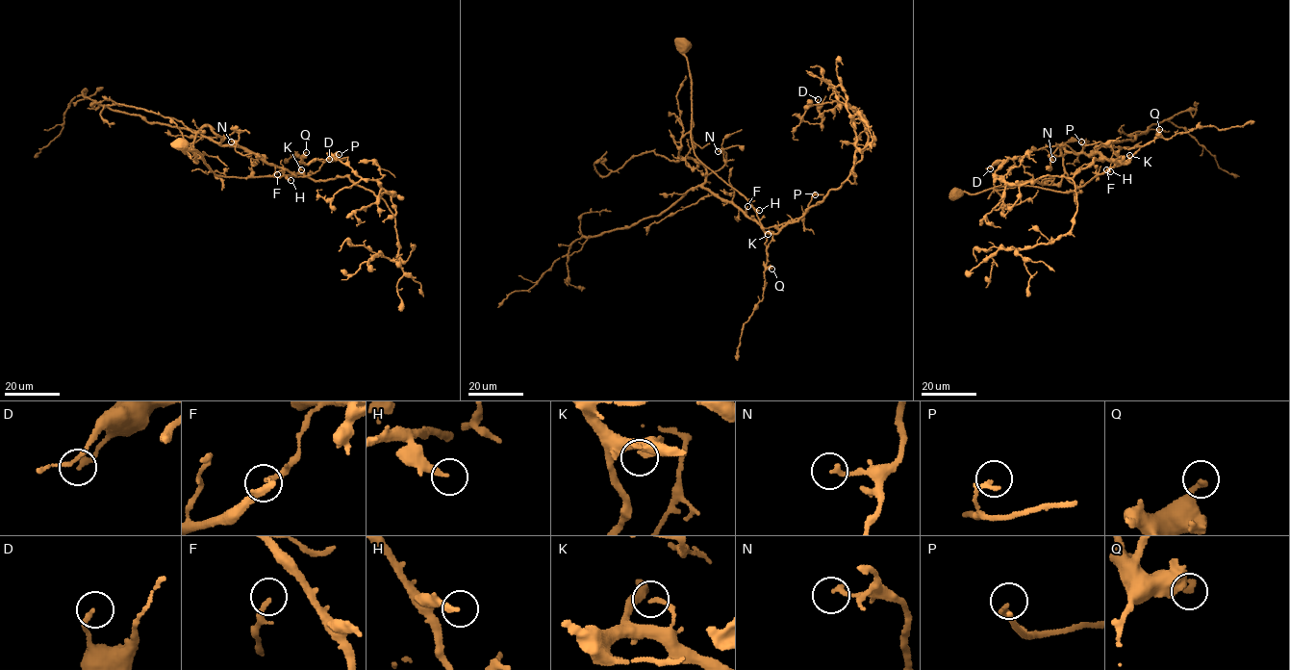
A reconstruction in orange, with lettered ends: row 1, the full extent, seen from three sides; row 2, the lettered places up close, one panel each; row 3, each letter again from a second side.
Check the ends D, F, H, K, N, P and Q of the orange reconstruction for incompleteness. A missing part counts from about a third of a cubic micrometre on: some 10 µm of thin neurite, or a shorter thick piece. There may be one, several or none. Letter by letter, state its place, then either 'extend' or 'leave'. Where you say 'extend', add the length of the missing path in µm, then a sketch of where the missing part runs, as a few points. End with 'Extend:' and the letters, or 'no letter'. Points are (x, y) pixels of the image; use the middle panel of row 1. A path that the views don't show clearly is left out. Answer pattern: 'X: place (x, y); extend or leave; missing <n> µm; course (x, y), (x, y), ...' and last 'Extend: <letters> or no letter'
D: place (818, 99); leave
F: place (747, 206); extend; missing 10 µm
H: place (759, 210); leave
K: place (768, 234); leave
N: place (718, 151); leave
P: place (815, 194); leave
Q: place (771, 269); extend; missing 35 µm
Extend: F, Q

